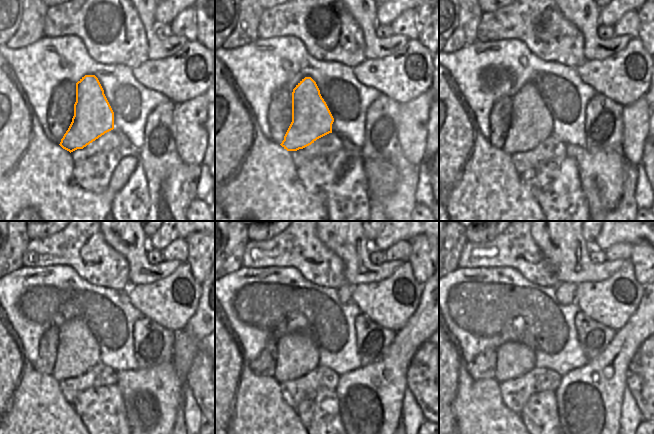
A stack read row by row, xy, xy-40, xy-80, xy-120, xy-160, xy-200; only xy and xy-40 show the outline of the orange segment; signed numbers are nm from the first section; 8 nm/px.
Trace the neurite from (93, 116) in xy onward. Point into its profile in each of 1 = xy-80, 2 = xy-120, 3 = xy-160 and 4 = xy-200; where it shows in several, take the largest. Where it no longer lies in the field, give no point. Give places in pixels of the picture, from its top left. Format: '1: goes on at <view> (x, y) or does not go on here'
1: goes on at xy-80 (531, 123)
2: goes on at xy-120 (78, 351)
3: goes on at xy-160 (297, 354)
4: goes on at xy-200 (513, 360)

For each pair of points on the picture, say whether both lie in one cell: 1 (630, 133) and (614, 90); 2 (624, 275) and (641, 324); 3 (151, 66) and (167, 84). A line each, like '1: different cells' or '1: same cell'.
1: different cells
2: different cells
3: same cell

